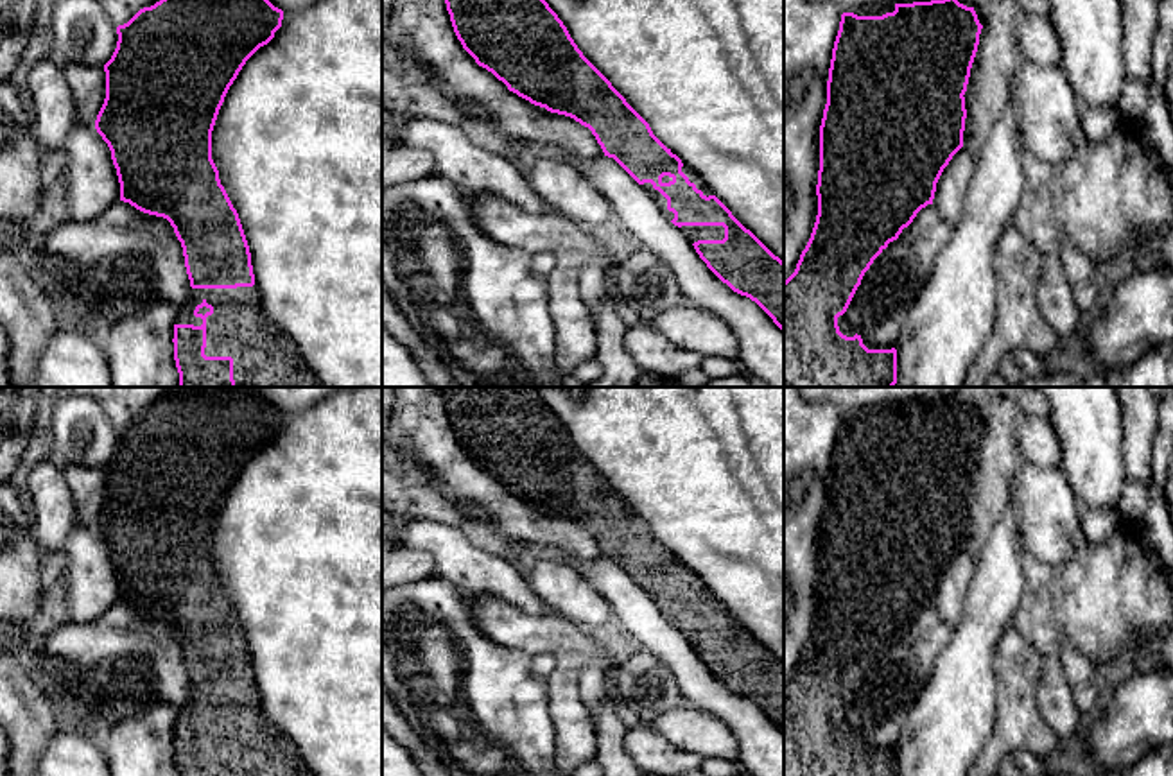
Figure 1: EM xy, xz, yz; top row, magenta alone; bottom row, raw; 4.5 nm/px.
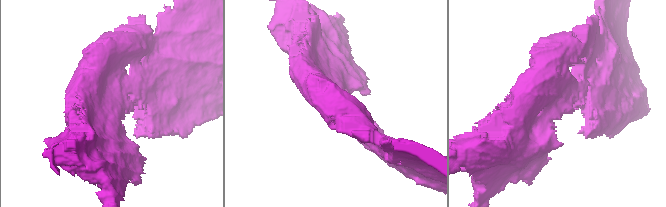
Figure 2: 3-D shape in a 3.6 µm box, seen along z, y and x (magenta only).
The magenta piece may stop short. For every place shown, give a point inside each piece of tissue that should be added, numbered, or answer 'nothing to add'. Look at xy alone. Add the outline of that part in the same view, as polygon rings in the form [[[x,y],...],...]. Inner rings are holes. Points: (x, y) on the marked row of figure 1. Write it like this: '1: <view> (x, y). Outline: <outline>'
1: xy (262, 355). Outline: [[[253,287],[192,289],[188,299],[178,308],[176,324],[206,324],[206,357],[231,357],[235,387],[325,387],[301,357],[296,342],[271,323],[260,306],[260,292]],[[206,301],[213,314],[204,321],[194,315],[197,305]]]

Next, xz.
1: xz (693, 233). Outline: [[[682,226],[682,231],[691,244],[698,240],[723,240],[725,238],[723,226]]]

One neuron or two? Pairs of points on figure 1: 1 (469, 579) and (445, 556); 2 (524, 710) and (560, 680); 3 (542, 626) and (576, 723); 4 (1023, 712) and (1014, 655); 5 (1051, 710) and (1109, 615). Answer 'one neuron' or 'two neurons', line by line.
1: one neuron
2: two neurons
3: one neuron
4: one neuron
5: one neuron

